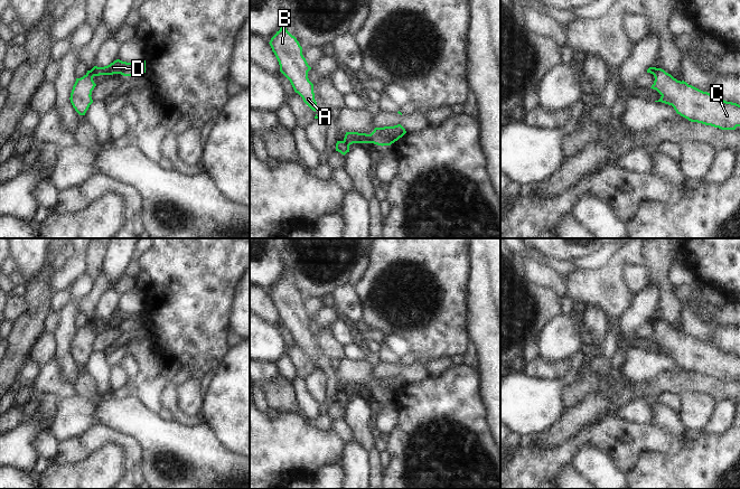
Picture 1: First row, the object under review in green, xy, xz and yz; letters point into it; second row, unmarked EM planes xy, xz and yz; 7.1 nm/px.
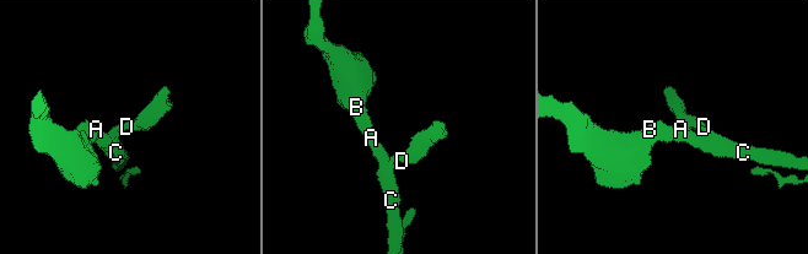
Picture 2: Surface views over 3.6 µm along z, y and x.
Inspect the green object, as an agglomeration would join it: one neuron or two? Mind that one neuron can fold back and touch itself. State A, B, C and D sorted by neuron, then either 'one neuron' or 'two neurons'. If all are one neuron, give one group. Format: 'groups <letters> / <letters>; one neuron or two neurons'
groups A B C / D; two neurons

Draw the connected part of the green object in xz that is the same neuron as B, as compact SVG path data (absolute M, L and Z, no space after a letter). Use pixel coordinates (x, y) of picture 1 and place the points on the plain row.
M283 274L269 294L279 312L280 322L290 331L294 342L316 363L313 335L308 329L311 318L303 308L302 298L297 289L287 281Z

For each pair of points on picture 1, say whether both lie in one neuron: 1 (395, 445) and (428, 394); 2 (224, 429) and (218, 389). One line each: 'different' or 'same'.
1: same
2: same

